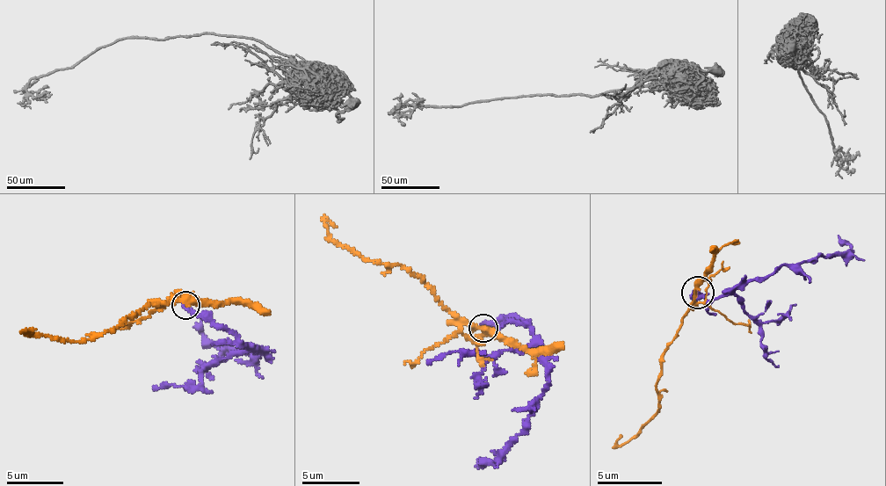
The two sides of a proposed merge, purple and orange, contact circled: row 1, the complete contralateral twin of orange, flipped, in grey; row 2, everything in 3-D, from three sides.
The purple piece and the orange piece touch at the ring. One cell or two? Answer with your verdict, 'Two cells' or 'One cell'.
Two cells

